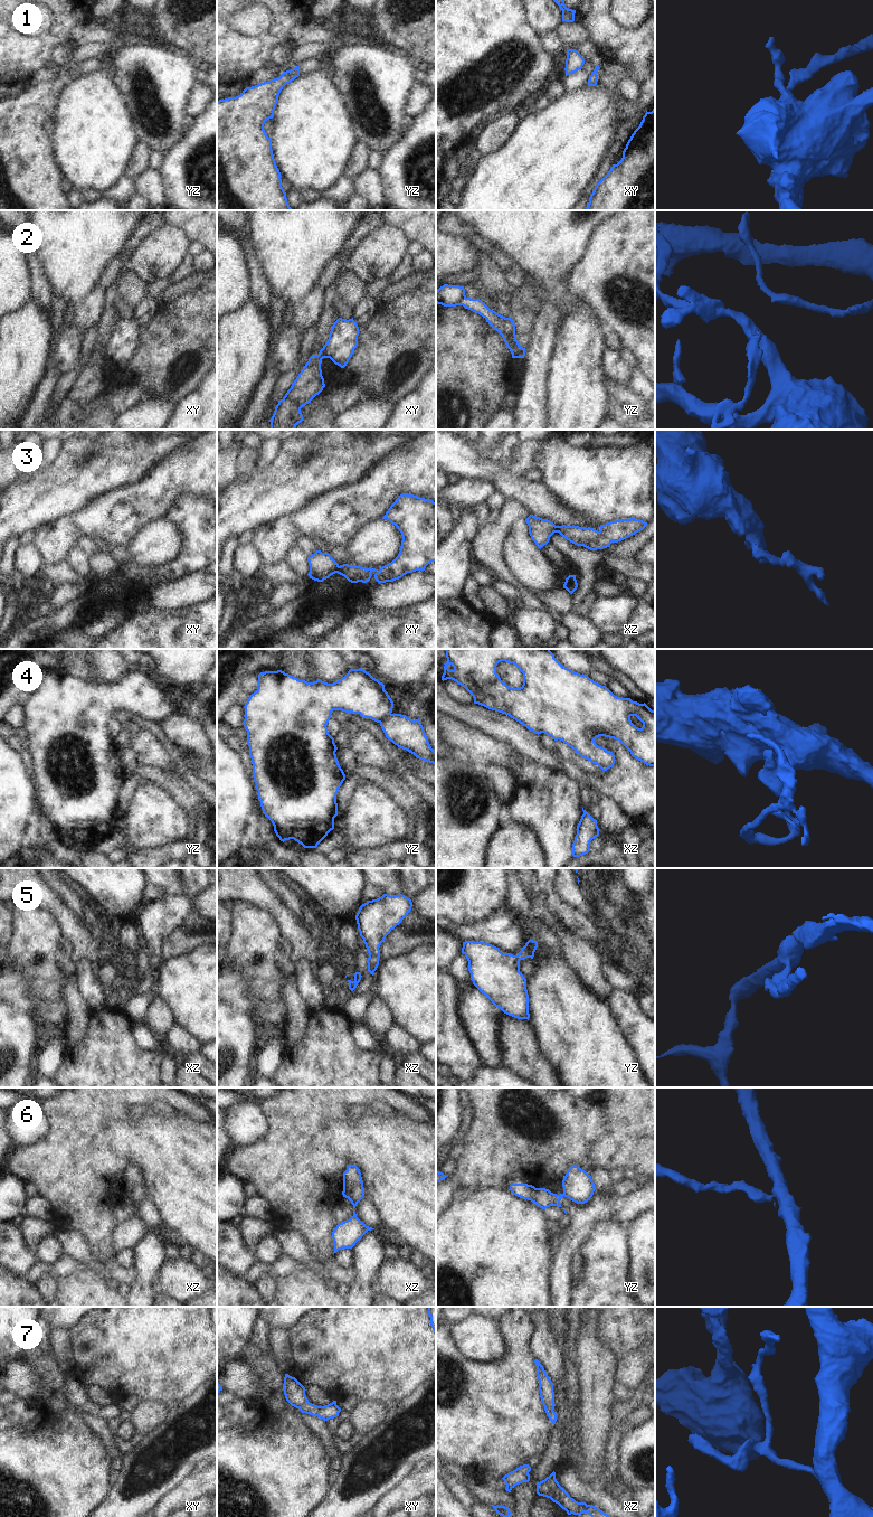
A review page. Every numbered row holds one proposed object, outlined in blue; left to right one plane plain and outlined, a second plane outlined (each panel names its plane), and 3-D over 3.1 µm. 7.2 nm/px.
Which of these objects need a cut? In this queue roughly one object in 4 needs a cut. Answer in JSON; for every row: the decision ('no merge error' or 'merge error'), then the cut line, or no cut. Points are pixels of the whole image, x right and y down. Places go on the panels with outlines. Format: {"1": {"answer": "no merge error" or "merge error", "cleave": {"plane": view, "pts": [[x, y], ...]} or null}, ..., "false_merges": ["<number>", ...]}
{"1": {"answer": "no merge error", "cleave": null}, "2": {"answer": "merge error", "cleave": {"plane": "xy", "pts": [[322, 348], [324, 357]]}}, "3": {"answer": "merge error", "cleave": {"plane": "xy", "pts": [[339, 566], [335, 572]]}}, "4": {"answer": "merge error", "cleave": {"plane": "yz", "pts": [[391, 714], [380, 723]]}}, "5": {"answer": "no merge error", "cleave": null}, "6": {"answer": "merge error", "cleave": {"plane": "yz", "pts": [[563, 1193], [567, 1196]]}}, "7": {"answer": "no merge error", "cleave": null}, "false_merges": ["2", "3", "4", "6"]}

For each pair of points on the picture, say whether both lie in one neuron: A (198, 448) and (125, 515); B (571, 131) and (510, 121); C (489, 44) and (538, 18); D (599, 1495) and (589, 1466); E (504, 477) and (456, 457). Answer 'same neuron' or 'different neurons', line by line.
A: same neuron
B: different neurons
C: different neurons
D: different neurons
E: same neuron

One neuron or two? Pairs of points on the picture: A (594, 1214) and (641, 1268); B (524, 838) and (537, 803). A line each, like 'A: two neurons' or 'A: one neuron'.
A: two neurons
B: two neurons

